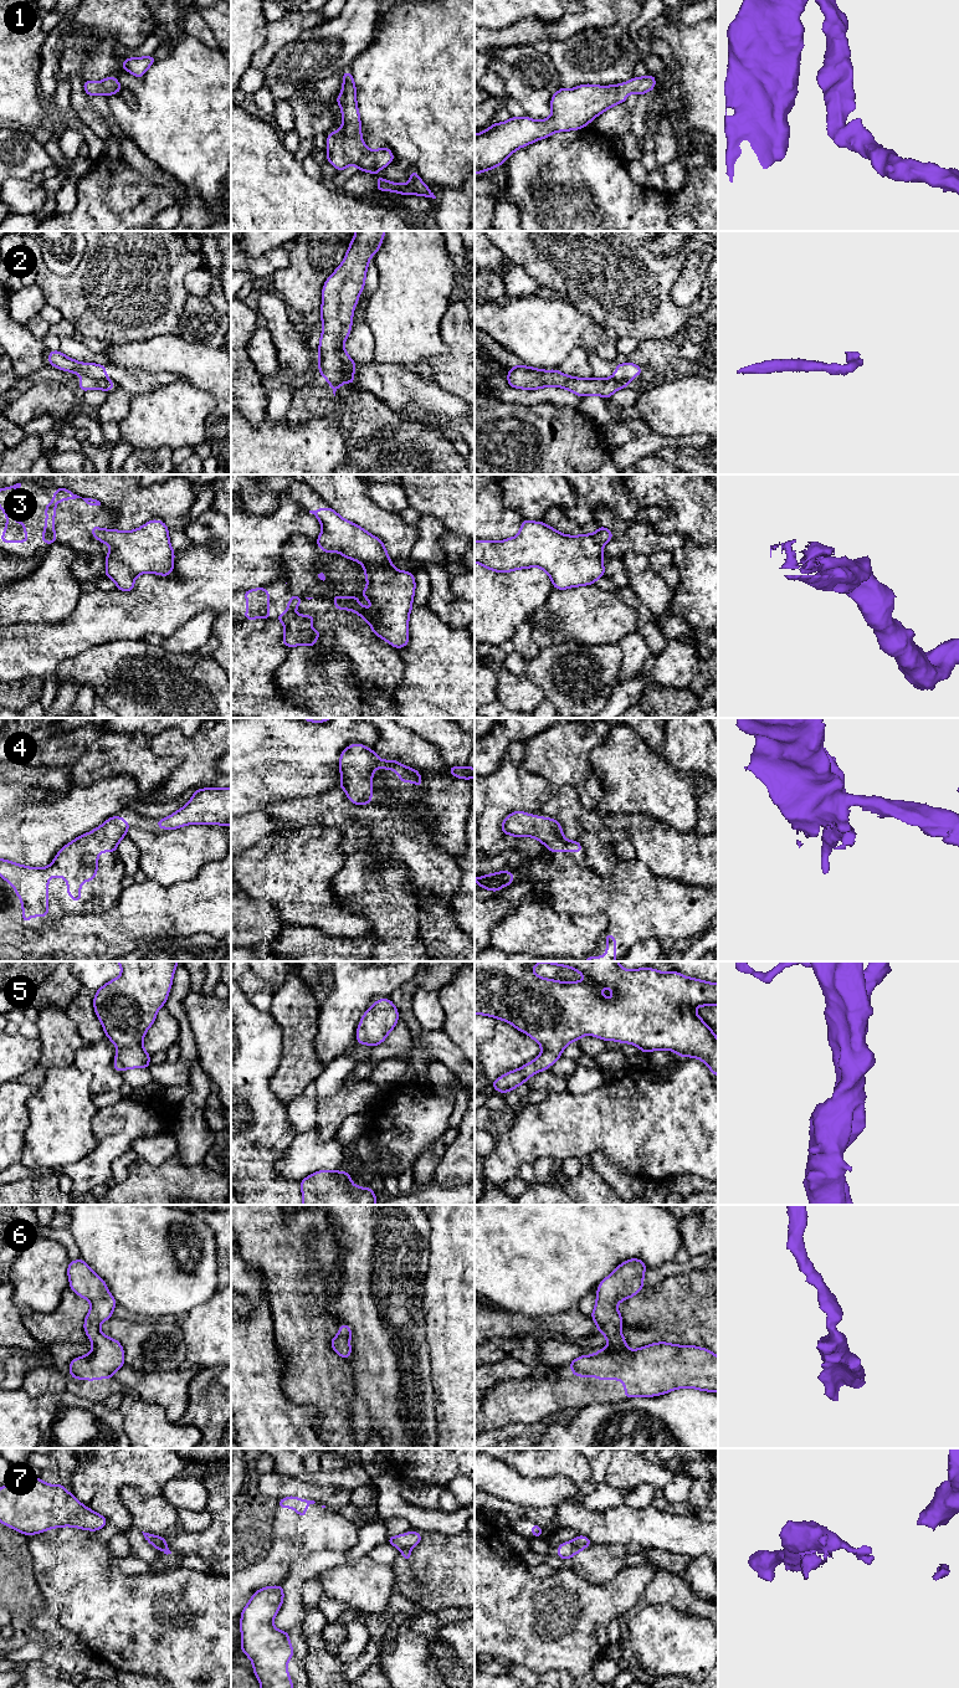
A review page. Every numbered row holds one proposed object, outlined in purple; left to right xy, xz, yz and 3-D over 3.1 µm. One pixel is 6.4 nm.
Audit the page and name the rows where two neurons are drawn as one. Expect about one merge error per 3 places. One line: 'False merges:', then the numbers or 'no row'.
False merges: 2, 3, 7

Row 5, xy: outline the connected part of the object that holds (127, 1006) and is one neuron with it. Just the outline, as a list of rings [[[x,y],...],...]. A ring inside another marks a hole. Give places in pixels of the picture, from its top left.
[[[116,961],[122,968],[122,974],[104,984],[96,991],[93,1006],[99,1019],[106,1037],[108,1037],[117,1047],[113,1067],[118,1072],[129,1068],[149,1068],[150,1055],[143,1048],[143,1038],[149,1027],[157,1019],[157,1012],[164,1006],[173,984],[173,976],[178,961]]]

